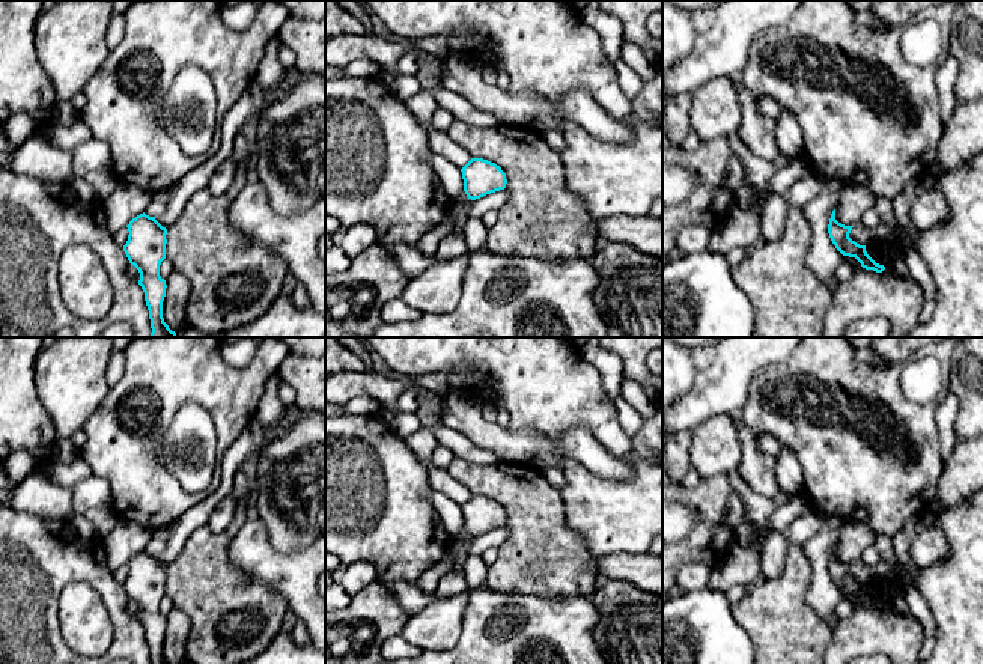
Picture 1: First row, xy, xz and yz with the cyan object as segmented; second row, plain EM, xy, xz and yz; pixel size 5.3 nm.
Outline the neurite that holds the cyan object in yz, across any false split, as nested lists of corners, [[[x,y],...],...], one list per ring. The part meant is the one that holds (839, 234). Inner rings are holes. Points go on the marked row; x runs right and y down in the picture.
[[[835,209],[831,214],[828,233],[835,245],[835,248],[849,257],[855,257],[863,268],[873,270],[876,273],[882,273],[885,270],[884,265],[876,263],[866,251],[866,245],[860,245],[849,238],[849,233],[854,226],[845,226],[835,220]]]

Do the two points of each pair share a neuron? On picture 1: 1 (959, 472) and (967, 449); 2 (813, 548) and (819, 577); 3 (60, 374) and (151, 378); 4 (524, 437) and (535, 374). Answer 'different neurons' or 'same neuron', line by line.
1: same neuron
2: same neuron
3: different neurons
4: different neurons

